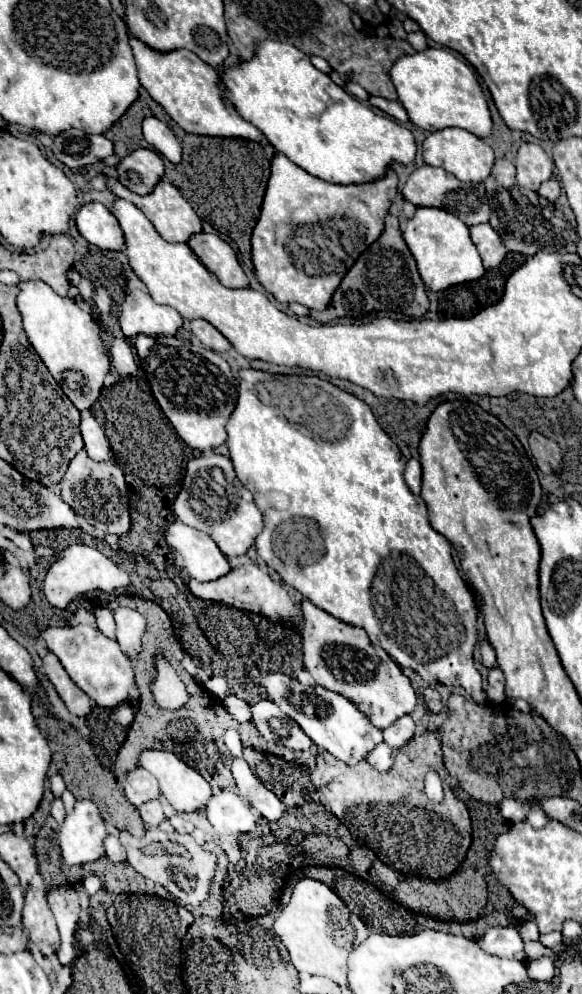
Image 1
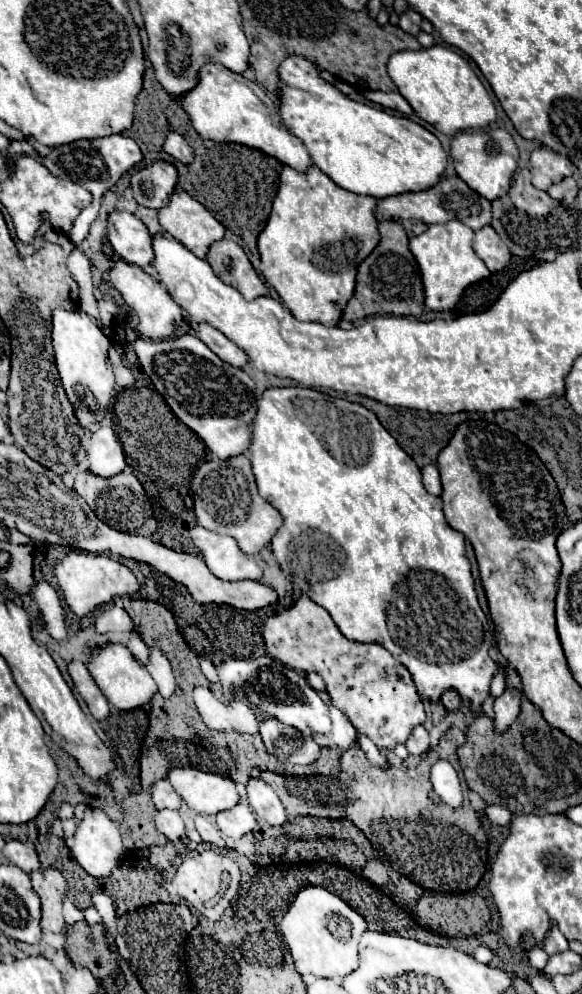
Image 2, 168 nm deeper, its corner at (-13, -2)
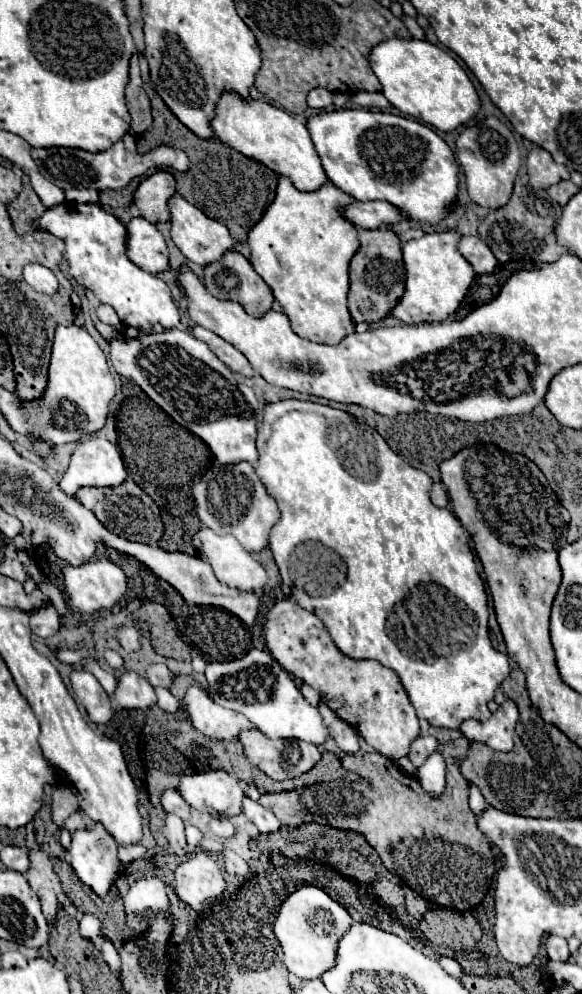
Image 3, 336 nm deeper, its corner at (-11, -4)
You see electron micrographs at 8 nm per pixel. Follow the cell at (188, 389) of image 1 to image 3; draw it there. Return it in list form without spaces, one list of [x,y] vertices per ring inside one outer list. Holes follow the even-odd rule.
[[[172,328],[172,330],[160,332],[160,334],[144,334],[144,336],[138,338],[138,340],[136,340],[136,338],[130,338],[130,340],[114,340],[114,342],[110,342],[110,358],[112,358],[112,366],[116,368],[116,372],[118,372],[120,376],[126,376],[126,378],[134,380],[168,416],[172,416],[180,426],[188,428],[192,434],[196,434],[198,438],[202,438],[202,440],[208,444],[208,448],[212,450],[212,454],[216,456],[218,462],[222,462],[222,464],[236,464],[236,462],[248,460],[250,464],[254,464],[254,462],[258,460],[258,452],[256,452],[256,416],[254,416],[252,404],[246,400],[246,394],[248,394],[248,392],[254,394],[254,392],[252,392],[248,386],[240,384],[240,382],[234,378],[234,374],[230,372],[230,368],[228,368],[222,360],[218,360],[218,356],[216,356],[204,342],[200,342],[198,338],[194,338],[192,332],[182,332],[182,330],[178,330],[178,328]]]

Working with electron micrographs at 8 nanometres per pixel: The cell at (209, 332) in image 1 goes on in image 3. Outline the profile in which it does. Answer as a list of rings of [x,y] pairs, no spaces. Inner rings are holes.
[[[194,326],[194,328],[192,328],[192,334],[194,334],[198,340],[206,342],[206,344],[210,346],[210,350],[212,350],[232,372],[240,372],[240,374],[244,374],[244,376],[248,376],[248,378],[254,376],[252,366],[248,364],[248,360],[244,360],[244,356],[240,356],[240,352],[236,352],[236,348],[232,348],[232,344],[228,344],[226,340],[222,340],[220,336],[216,336],[214,332],[210,332],[210,330],[202,328],[202,326]]]

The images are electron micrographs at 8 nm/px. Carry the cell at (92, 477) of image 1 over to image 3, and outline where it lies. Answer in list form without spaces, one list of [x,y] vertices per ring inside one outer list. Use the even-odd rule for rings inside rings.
[[[126,480],[120,486],[114,488],[80,488],[76,492],[78,500],[90,508],[96,518],[116,536],[126,538],[126,540],[136,540],[144,544],[158,544],[164,526],[160,520],[160,510],[154,504],[154,500],[132,480]]]

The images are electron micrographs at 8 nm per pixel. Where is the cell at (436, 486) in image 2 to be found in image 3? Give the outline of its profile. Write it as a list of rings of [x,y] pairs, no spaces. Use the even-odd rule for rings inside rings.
[[[434,482],[432,490],[430,490],[430,500],[432,500],[432,504],[434,504],[434,506],[440,506],[440,508],[444,508],[444,506],[448,504],[446,490],[444,490],[444,486],[442,486],[440,482]]]

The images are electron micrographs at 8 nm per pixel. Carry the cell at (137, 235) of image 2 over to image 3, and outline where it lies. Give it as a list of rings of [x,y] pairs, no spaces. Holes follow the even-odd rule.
[[[132,218],[126,224],[126,256],[142,270],[150,274],[158,274],[170,268],[168,264],[168,248],[164,236],[156,230],[156,226],[144,218]]]

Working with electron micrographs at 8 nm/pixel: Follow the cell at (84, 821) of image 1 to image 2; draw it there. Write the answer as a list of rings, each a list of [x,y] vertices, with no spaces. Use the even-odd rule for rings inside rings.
[[[86,808],[84,818],[80,820],[76,834],[74,834],[74,846],[72,856],[74,860],[94,878],[106,878],[112,874],[112,870],[122,862],[126,854],[126,848],[122,844],[122,836],[116,828],[116,824],[98,808]]]

